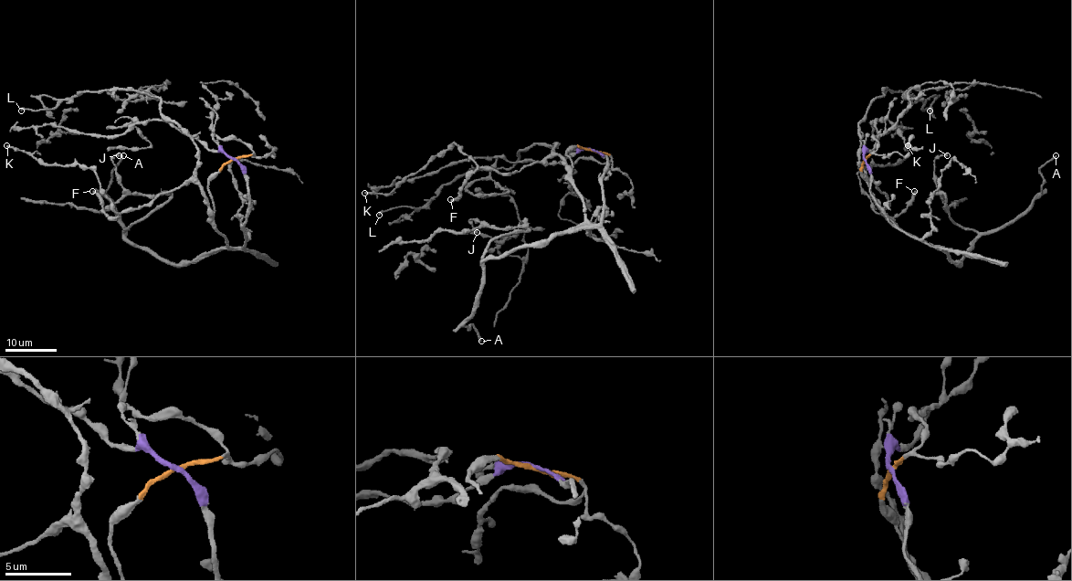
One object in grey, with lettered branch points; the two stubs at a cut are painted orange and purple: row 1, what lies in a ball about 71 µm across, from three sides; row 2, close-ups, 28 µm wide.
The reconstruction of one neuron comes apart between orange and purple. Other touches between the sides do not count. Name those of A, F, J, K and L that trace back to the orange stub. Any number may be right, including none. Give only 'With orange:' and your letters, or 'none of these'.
With orange: F, K, L

